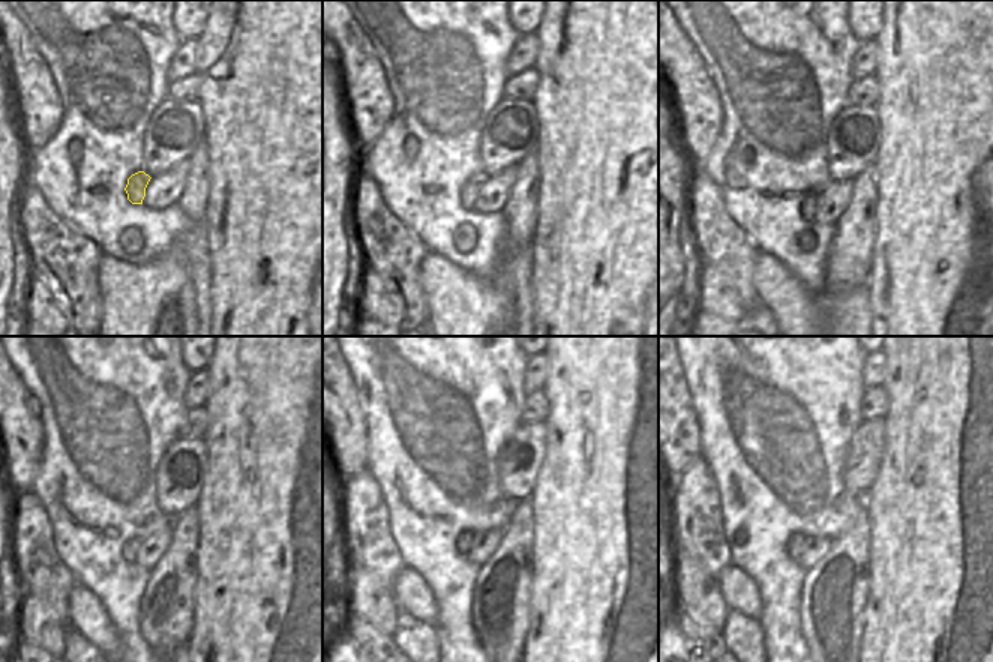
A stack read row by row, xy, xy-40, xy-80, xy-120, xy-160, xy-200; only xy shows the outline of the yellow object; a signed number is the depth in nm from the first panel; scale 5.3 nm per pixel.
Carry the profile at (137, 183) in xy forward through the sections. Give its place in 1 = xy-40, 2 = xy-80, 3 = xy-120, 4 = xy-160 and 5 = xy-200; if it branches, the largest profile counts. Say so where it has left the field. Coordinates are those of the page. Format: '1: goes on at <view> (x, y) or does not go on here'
1: goes on at xy-40 (470, 192)
2: goes on at xy-80 (807, 206)
3: goes on at xy-120 (131, 548)
4: goes on at xy-160 (464, 542)
5: goes on at xy-200 (795, 542)

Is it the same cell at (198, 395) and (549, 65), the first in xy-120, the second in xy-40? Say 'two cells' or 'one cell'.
two cells

